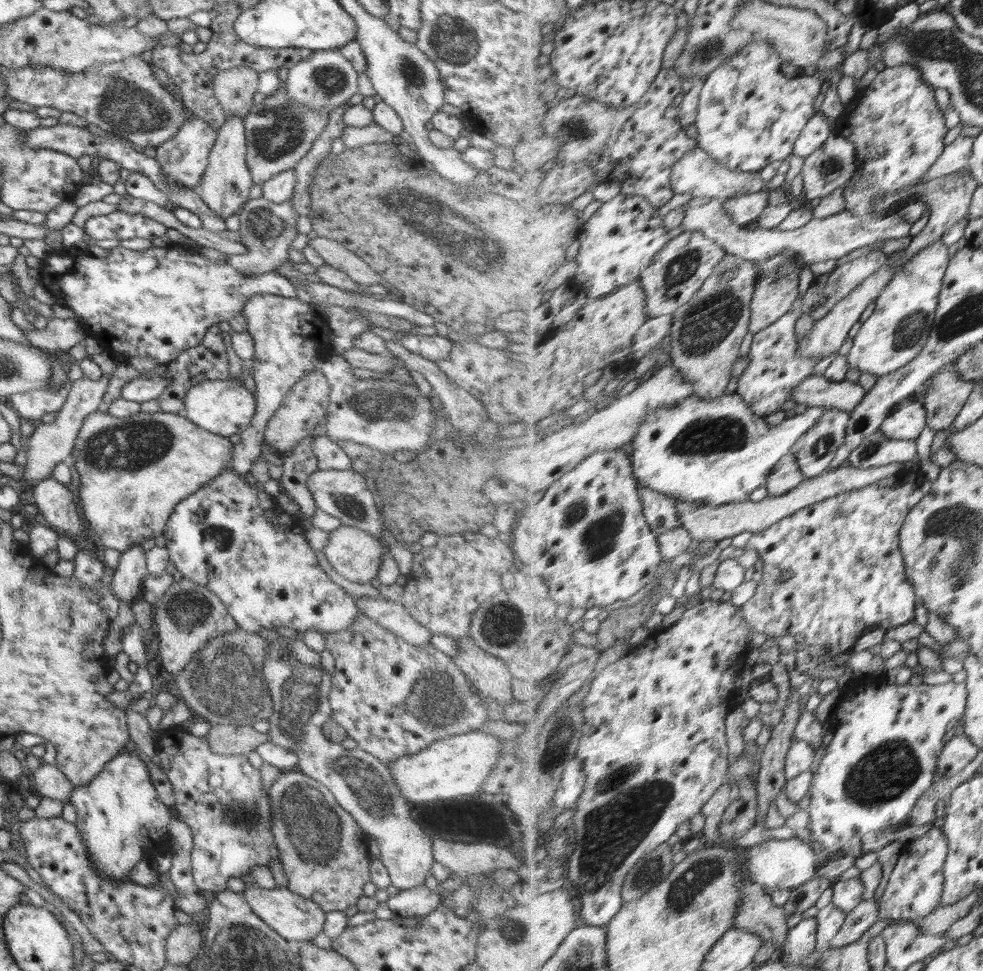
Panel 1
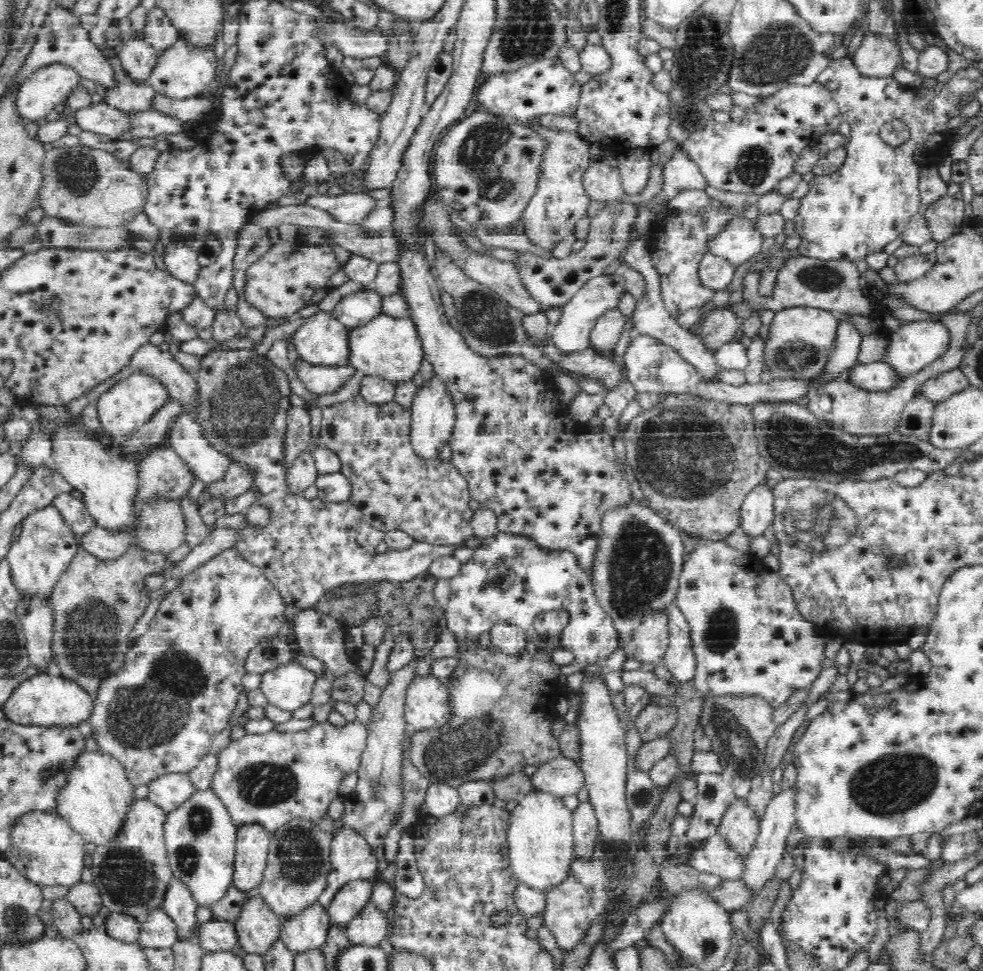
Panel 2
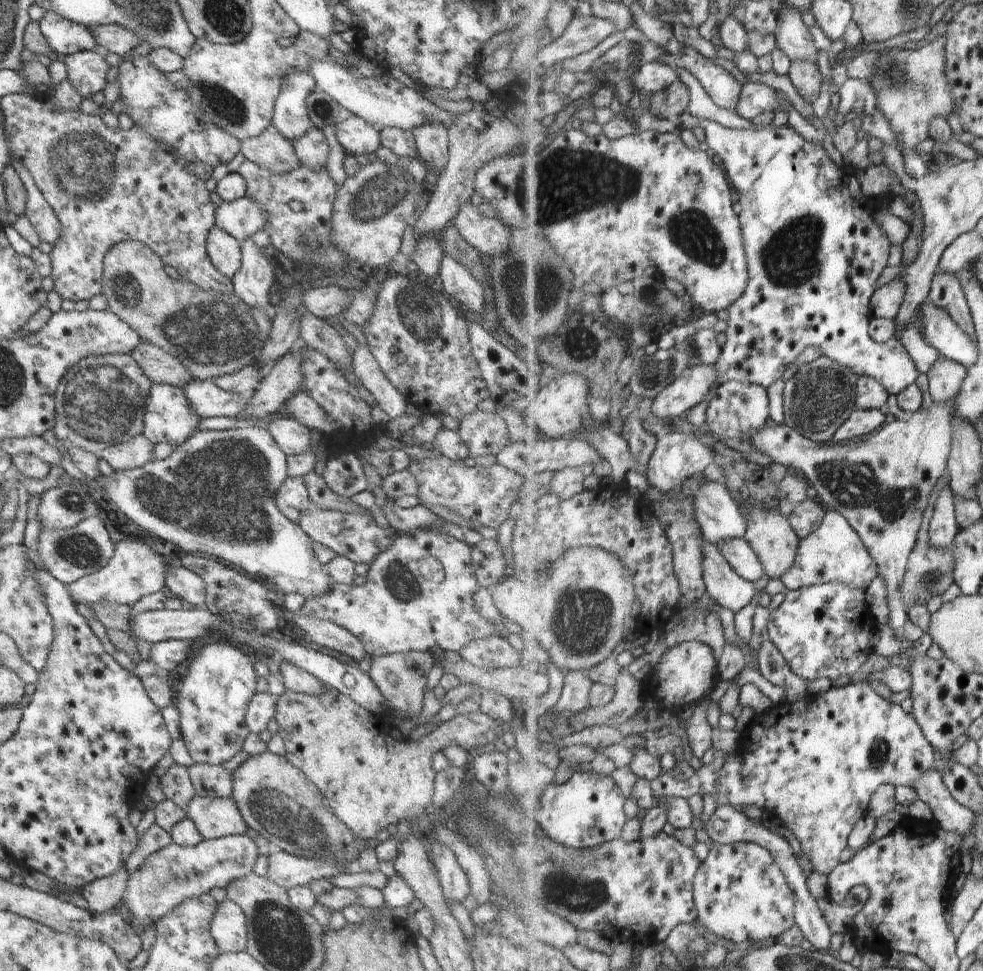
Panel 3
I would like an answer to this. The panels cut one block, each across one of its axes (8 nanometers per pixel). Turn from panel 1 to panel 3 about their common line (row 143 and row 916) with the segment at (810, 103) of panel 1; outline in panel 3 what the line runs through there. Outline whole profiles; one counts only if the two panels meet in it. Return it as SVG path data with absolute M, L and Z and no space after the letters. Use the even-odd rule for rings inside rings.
M716 843L695 876L695 900L699 920L735 944L778 938L796 922L796 894L776 856L760 843Z

